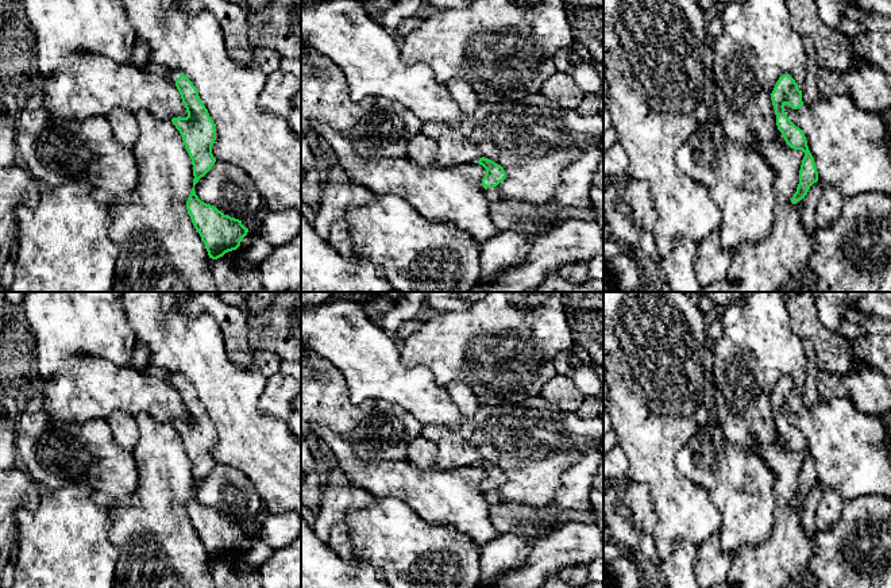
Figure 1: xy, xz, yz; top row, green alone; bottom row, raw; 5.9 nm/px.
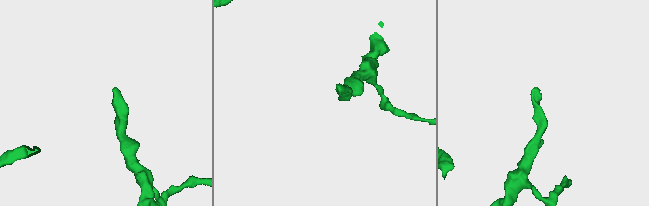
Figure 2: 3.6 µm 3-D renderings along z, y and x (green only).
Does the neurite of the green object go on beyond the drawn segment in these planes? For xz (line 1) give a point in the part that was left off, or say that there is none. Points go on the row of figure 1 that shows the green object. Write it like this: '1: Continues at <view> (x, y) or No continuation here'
1: No continuation here

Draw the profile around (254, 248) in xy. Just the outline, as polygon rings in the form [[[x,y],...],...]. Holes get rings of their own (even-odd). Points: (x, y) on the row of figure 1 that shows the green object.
[[[248,231],[240,242],[240,250],[243,255],[255,262],[261,264],[273,251],[273,246],[256,234],[256,231]]]

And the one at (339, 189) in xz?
[[[332,160],[325,165],[321,197],[313,228],[327,239],[332,226],[344,219],[351,207],[367,205],[373,203],[375,195],[354,182],[339,162]]]

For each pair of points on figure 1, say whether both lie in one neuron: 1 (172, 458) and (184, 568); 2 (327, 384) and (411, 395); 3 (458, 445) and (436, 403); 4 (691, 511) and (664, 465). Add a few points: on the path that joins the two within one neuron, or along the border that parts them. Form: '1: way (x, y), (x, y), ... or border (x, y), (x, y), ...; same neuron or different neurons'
1: way (168, 485), (168, 541); same neuron
2: border (328, 361), (346, 380), (353, 403), (375, 400); different neurons
3: border (448, 394), (459, 411), (459, 425), (423, 426); different neurons
4: way (681, 500), (667, 487), (664, 476); same neuron

